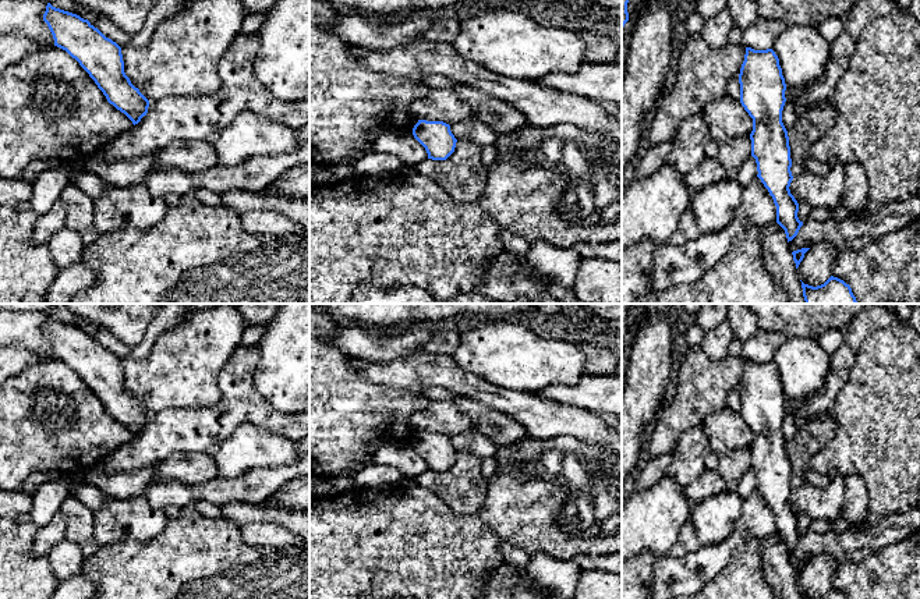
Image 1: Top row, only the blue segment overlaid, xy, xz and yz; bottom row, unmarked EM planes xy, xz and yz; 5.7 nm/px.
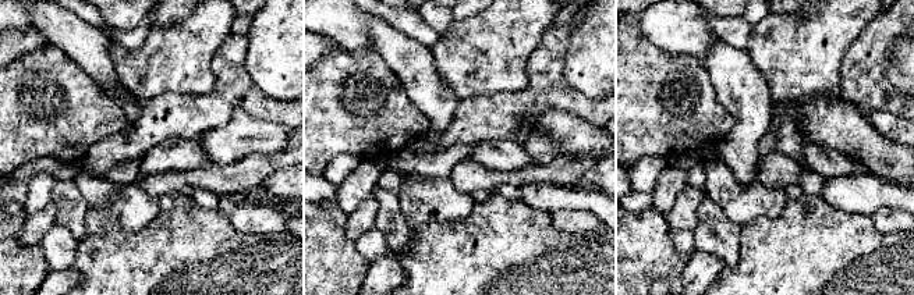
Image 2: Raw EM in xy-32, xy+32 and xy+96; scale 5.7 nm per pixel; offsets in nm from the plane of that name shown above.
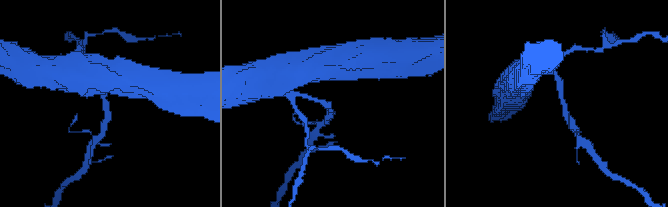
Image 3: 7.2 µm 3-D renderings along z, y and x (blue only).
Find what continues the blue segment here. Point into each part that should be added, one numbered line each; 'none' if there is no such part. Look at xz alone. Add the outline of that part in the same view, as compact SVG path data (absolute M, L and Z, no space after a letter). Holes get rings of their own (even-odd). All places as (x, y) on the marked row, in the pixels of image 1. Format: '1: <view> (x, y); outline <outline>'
none

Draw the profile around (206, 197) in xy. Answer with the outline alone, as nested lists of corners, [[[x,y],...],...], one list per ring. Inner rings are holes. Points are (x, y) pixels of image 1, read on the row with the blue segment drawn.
[[[199,188],[194,191],[194,195],[205,205],[212,206],[212,208],[219,208],[223,206],[220,195],[205,188]]]

